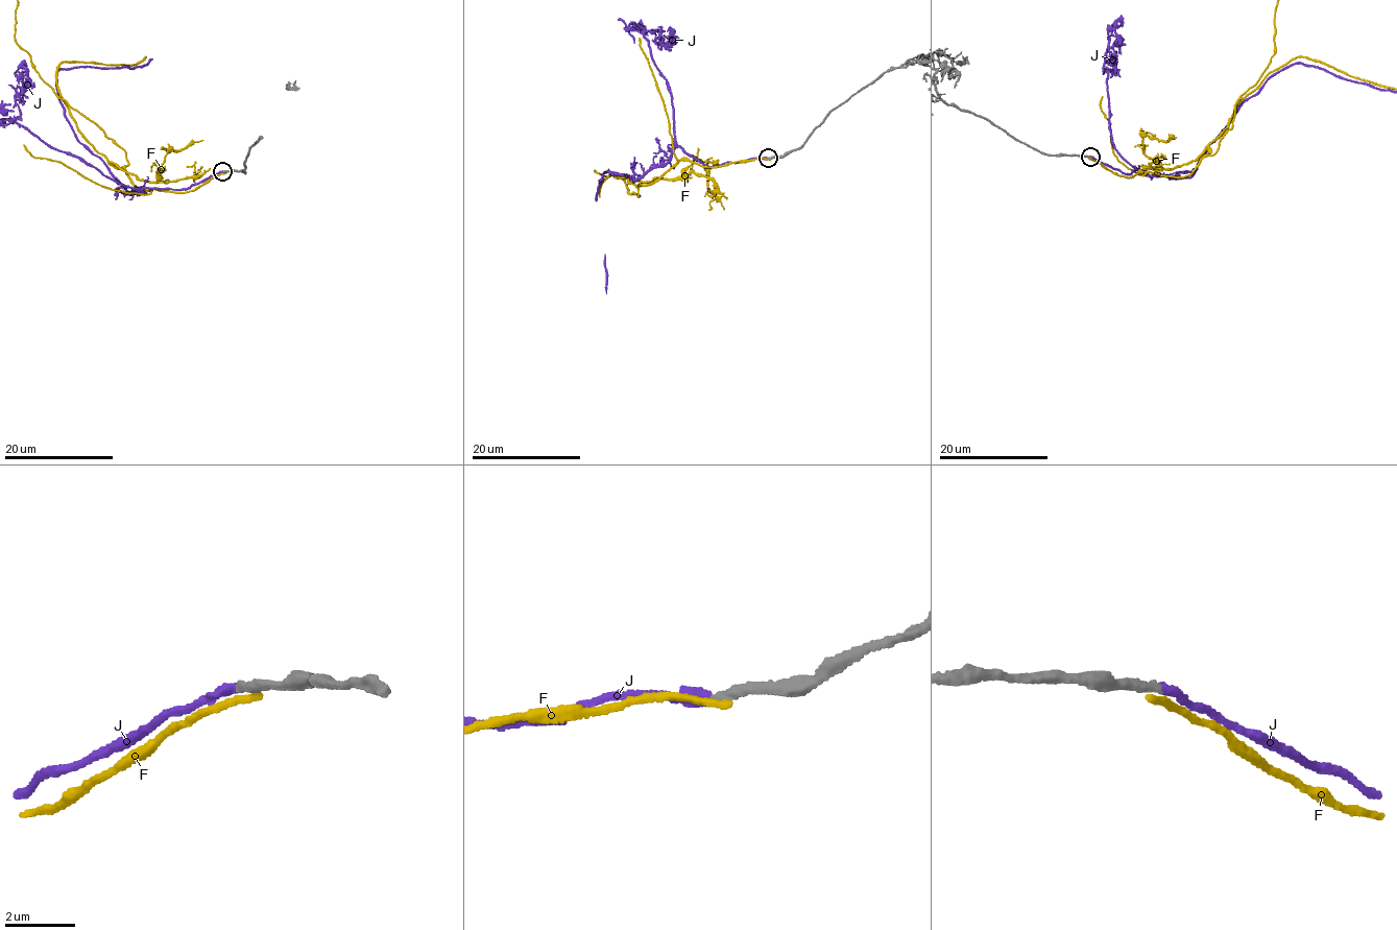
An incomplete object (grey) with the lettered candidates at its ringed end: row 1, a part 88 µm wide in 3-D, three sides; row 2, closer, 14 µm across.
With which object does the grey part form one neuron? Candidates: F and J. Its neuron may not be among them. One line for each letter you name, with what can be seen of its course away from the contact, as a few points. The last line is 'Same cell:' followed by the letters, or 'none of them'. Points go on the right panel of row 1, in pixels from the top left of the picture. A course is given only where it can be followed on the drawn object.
Same cell: J

